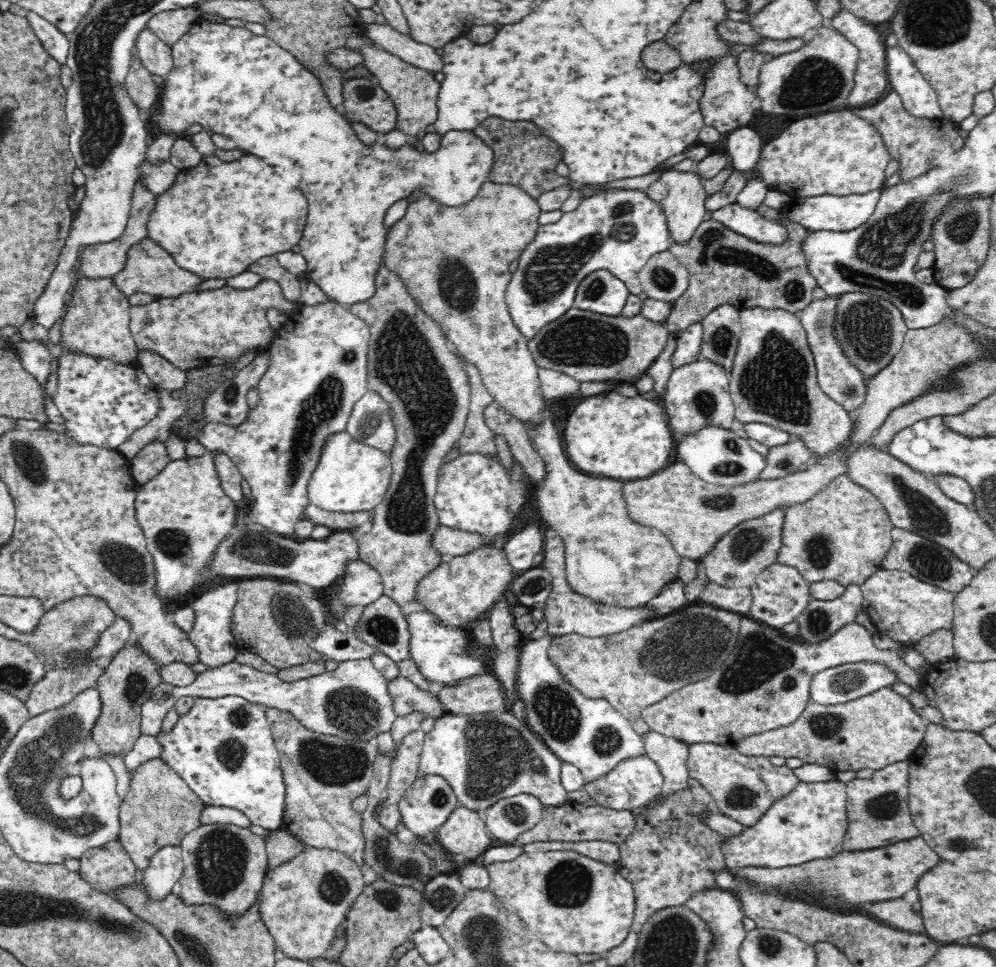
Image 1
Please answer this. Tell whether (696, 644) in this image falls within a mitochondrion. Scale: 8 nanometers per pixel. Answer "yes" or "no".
yes

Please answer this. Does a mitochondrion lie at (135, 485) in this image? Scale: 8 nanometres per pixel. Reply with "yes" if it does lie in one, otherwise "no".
no

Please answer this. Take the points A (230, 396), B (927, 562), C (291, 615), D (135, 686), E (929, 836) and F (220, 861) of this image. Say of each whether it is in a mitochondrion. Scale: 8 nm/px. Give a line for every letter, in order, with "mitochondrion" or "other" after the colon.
A: mitochondrion
B: mitochondrion
C: mitochondrion
D: mitochondrion
E: other
F: mitochondrion

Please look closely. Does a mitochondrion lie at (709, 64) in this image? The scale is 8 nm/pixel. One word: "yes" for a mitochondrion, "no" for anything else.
no

